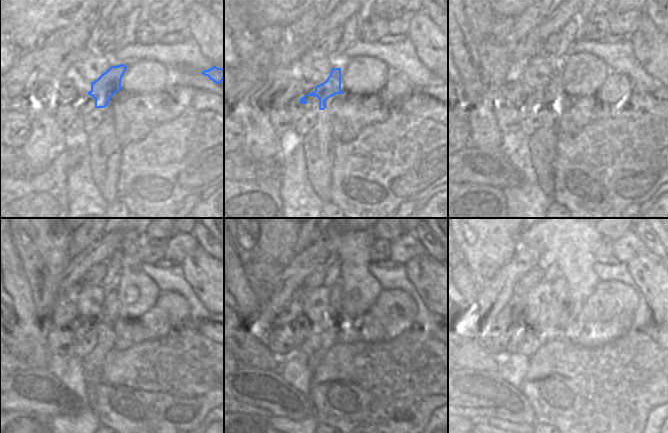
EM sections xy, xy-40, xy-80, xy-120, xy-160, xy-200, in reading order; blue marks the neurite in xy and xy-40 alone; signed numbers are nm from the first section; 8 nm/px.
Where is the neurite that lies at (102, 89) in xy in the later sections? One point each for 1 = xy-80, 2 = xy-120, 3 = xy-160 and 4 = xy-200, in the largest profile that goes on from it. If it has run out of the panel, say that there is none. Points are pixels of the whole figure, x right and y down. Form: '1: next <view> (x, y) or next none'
1: next xy-80 (537, 95)
2: next xy-120 (79, 326)
3: next xy-160 (301, 326)
4: next xy-200 (521, 327)

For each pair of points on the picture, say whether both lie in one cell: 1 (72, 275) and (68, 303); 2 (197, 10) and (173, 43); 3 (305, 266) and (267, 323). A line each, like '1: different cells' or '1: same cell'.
1: different cells
2: different cells
3: same cell

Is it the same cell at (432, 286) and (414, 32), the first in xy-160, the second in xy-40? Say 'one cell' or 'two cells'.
one cell

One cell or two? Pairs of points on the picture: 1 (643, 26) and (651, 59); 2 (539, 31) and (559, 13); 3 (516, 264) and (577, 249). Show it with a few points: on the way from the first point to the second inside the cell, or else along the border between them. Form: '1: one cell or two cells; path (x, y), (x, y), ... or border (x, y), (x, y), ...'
1: one cell; path (645, 34), (651, 51)
2: one cell; path (544, 28), (554, 18)
3: two cells; border (522, 246), (533, 246), (548, 264)

